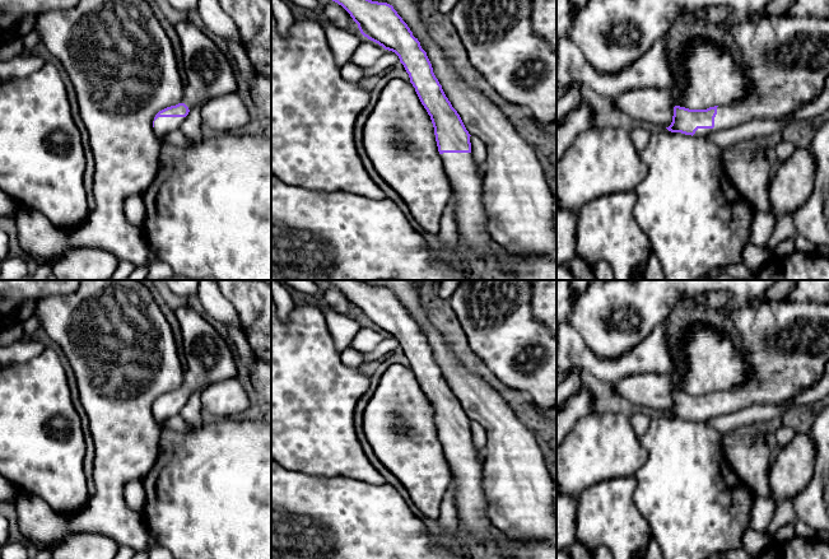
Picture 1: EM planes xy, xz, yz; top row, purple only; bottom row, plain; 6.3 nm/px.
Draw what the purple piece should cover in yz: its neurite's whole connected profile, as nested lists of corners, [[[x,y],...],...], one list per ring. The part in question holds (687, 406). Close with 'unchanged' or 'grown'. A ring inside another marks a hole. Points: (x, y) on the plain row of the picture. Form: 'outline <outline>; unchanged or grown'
outline [[[790,301],[740,304],[726,309],[735,325],[733,336],[748,362],[748,379],[725,391],[689,395],[675,391],[671,418],[707,423],[755,404],[782,405],[814,386],[829,363],[829,304]]]; grown

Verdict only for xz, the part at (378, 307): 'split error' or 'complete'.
split error

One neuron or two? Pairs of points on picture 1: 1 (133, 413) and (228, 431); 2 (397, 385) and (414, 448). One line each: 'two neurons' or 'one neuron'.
1: two neurons
2: one neuron

